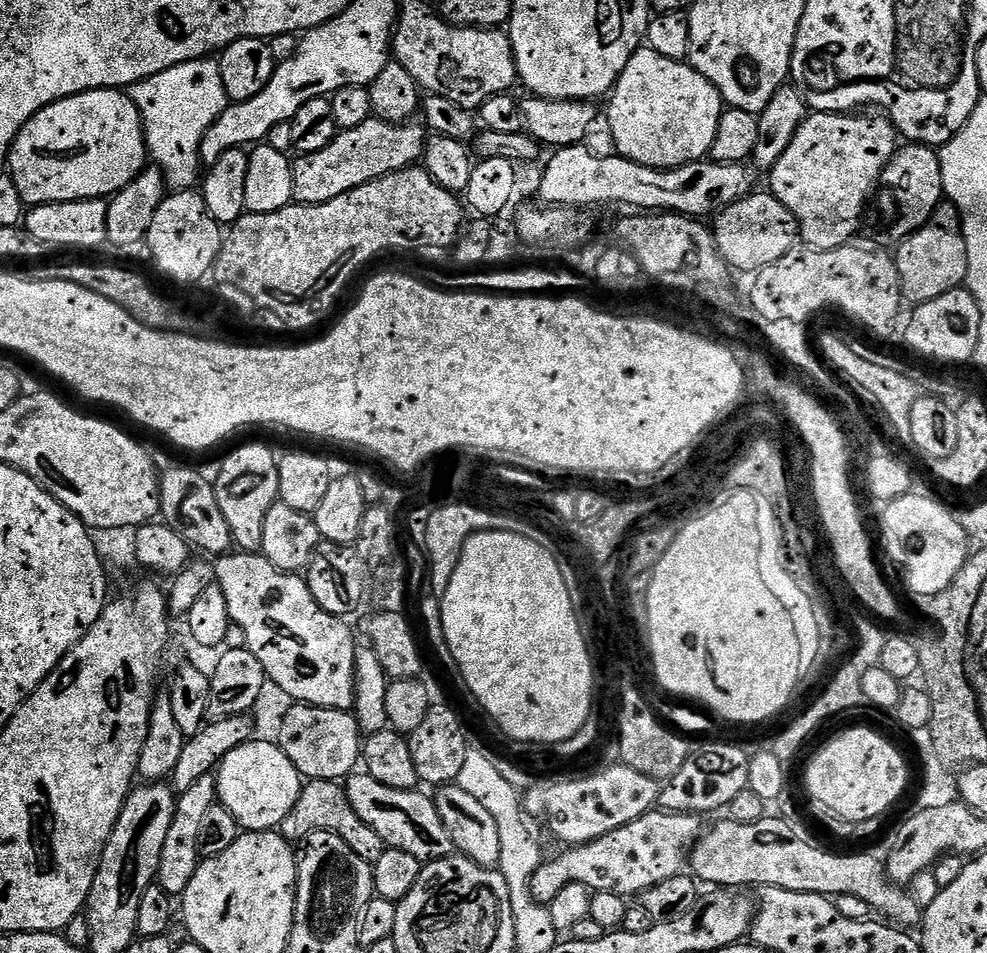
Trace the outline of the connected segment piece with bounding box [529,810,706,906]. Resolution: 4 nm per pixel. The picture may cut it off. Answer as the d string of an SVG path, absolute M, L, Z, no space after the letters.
M647 812L594 842L565 847L564 853L553 860L544 858L530 878L529 892L537 903L545 906L571 884L585 884L593 892L613 892L625 898L639 898L660 882L681 875L689 867L692 850L706 828L700 820L703 819L699 815L690 812Z

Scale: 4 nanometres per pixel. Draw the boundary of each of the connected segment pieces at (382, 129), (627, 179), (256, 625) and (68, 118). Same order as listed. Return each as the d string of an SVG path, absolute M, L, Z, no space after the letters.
M373 118L357 128L343 129L326 150L297 155L292 165L293 201L297 204L330 202L330 198L338 198L338 194L346 194L374 178L382 178L388 172L413 167L424 155L426 139L425 129L417 124L387 124Z
M584 144L555 149L540 180L539 199L553 207L591 208L596 204L626 204L646 212L675 212L706 218L704 216L721 212L757 187L757 173L747 163L718 164L703 160L675 169L662 169L642 166L619 154L611 155L598 156Z
M233 551L231 554L217 556L214 560L216 569L215 583L220 585L222 594L226 594L226 606L228 607L228 619L233 625L240 627L240 632L244 635L243 643L262 662L262 670L269 681L272 680L289 696L289 701L299 702L301 704L313 704L315 708L333 708L343 712L352 712L356 703L356 687L354 686L354 654L358 647L358 641L352 637L352 632L347 628L345 621L339 616L324 612L318 602L314 602L314 594L310 594L307 579L303 575L283 572L274 567L263 554L254 552Z
M99 88L93 92L83 92L65 100L59 100L42 110L38 110L38 114L34 114L34 118L30 118L30 122L26 122L26 126L22 126L22 130L16 135L16 141L13 142L12 149L8 152L6 172L7 175L12 176L14 186L17 187L18 193L24 199L25 205L35 206L37 204L57 204L58 202L74 202L75 200L111 198L117 192L122 191L127 184L132 184L138 173L144 171L149 160L148 143L144 140L144 123L140 121L140 112L134 106L131 95L115 88Z

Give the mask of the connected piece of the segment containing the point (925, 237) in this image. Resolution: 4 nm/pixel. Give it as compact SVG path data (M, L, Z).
M941 202L934 210L934 214L917 230L913 236L899 241L895 249L896 265L900 275L900 290L909 305L925 304L934 298L942 298L950 290L961 287L968 279L968 255L966 254L966 238L964 225L960 223L960 212L950 202Z

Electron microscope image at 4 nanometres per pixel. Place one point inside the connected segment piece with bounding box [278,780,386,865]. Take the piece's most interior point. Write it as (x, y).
(323, 805)

